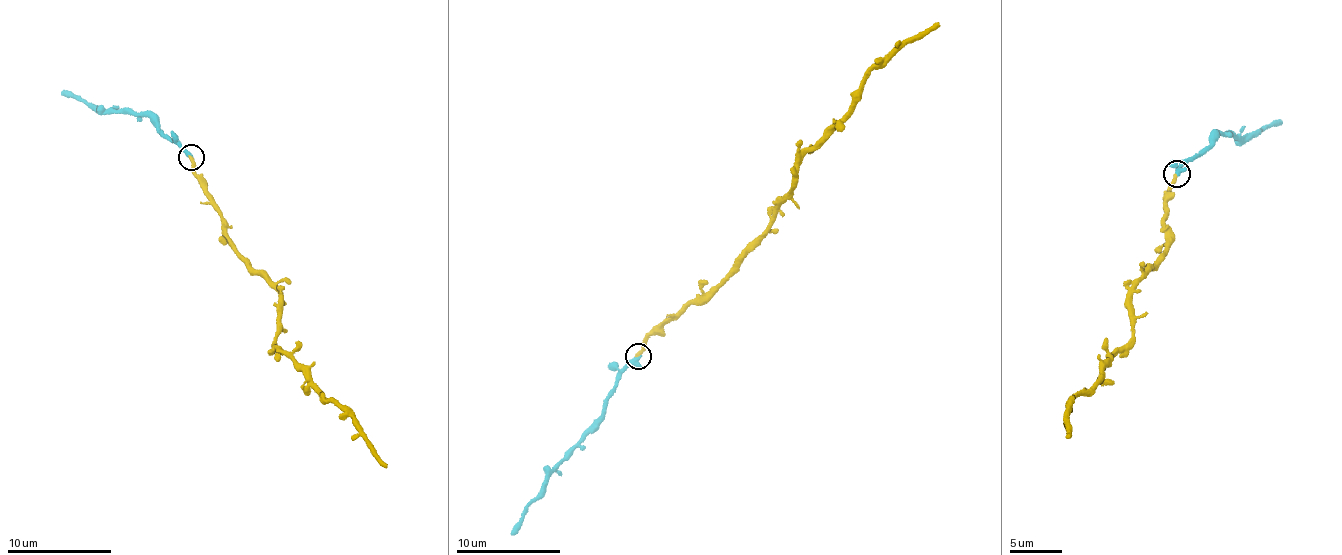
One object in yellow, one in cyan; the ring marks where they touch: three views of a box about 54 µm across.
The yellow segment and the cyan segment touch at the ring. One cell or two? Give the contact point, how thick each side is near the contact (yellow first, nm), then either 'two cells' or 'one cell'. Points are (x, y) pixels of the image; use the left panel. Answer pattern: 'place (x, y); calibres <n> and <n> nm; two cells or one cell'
place (191, 157); calibres 240 and 400 nm; one cell

